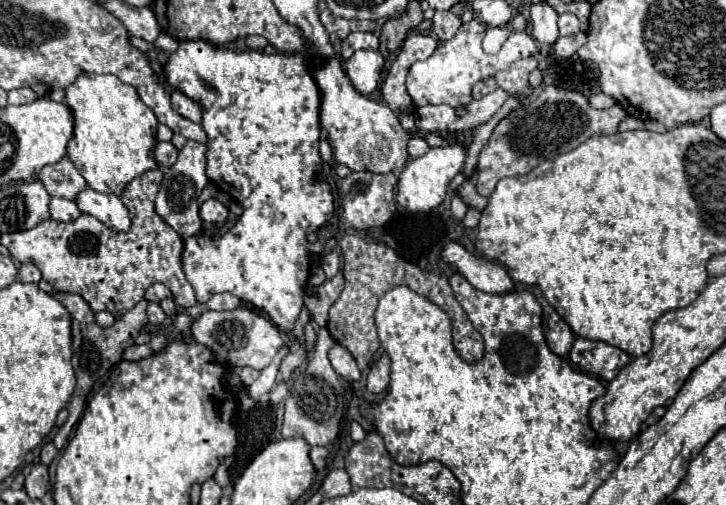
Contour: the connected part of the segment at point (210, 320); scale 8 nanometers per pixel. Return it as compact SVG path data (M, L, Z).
M239 307L233 311L219 311L219 313L205 311L197 321L193 321L191 335L197 343L213 351L217 363L231 367L253 367L257 371L263 371L273 361L277 349L283 345L283 337L277 325L247 307Z

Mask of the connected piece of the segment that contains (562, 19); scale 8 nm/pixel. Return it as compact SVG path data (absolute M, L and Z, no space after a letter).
M573 13L559 15L559 33L561 35L573 35L579 31L579 19Z

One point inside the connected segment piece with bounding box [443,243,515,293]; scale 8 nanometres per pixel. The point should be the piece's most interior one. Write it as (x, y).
(482, 274)

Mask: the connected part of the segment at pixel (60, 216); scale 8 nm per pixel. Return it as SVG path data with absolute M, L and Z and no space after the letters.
M53 197L51 205L49 205L49 211L51 211L51 219L63 221L63 223L75 221L81 215L77 203L69 201L69 199L63 199L63 197Z

